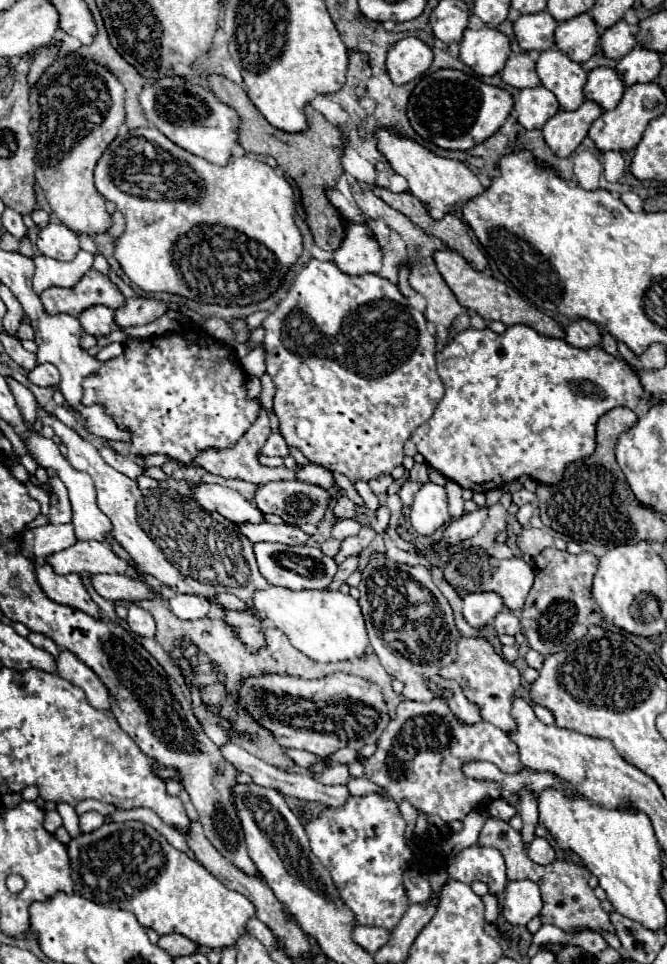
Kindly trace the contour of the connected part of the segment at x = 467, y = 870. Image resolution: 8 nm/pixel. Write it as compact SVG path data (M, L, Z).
M484 846L464 848L458 856L450 858L448 876L466 884L472 884L474 880L486 882L490 886L490 894L500 894L508 884L502 854Z

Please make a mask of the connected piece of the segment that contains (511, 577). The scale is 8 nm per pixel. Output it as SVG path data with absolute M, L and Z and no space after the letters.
M470 546L454 552L450 560L444 564L444 580L458 590L458 594L464 592L496 592L502 596L504 606L508 610L520 610L524 606L524 598L534 582L532 568L522 558L510 558L510 560L498 560L494 556L488 556L482 548Z

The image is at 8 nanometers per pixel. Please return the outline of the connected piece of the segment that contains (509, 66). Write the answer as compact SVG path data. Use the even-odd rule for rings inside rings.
M516 54L510 56L500 72L504 84L524 90L524 88L536 88L540 86L540 80L536 76L536 64L530 60L528 54Z

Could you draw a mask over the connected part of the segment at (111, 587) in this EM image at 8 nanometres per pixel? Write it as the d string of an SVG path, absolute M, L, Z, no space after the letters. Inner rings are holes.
M92 574L92 586L102 598L114 600L114 602L116 600L134 602L140 598L152 598L150 588L120 574Z

